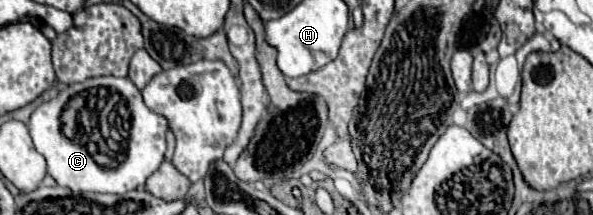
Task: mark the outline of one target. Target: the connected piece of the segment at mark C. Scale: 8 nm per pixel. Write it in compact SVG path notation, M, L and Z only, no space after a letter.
M95 77L73 83L51 101L39 105L29 121L29 133L35 149L47 159L47 173L57 185L79 193L117 193L123 195L139 185L163 163L167 121L145 107L141 91L127 77Z

